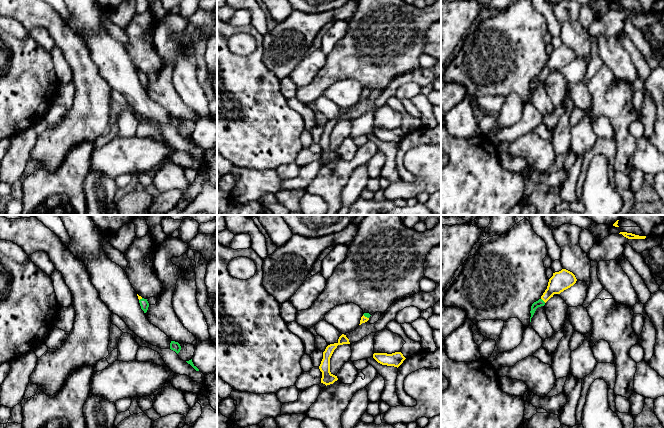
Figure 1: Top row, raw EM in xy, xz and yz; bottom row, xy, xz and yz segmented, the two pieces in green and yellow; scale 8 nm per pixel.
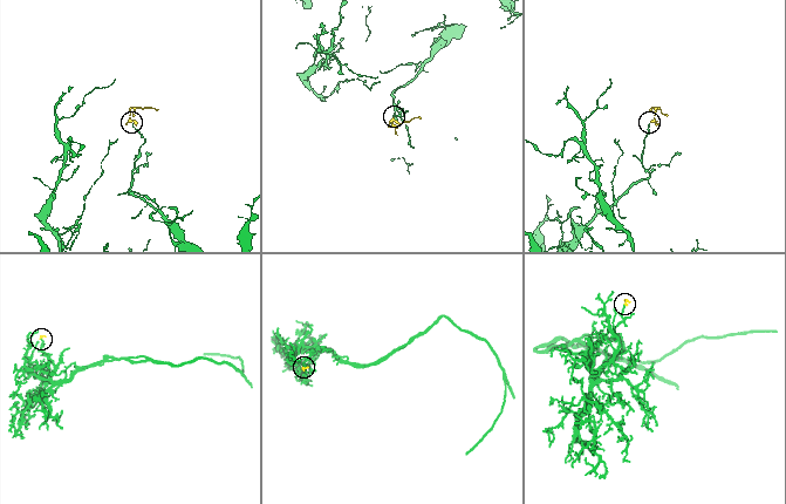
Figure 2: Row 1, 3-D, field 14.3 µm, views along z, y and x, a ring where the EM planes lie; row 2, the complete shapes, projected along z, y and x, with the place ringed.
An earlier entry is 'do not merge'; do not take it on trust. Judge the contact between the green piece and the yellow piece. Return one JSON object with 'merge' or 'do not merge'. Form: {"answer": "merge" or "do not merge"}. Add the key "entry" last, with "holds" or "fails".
{"answer": "merge", "entry": "fails"}

